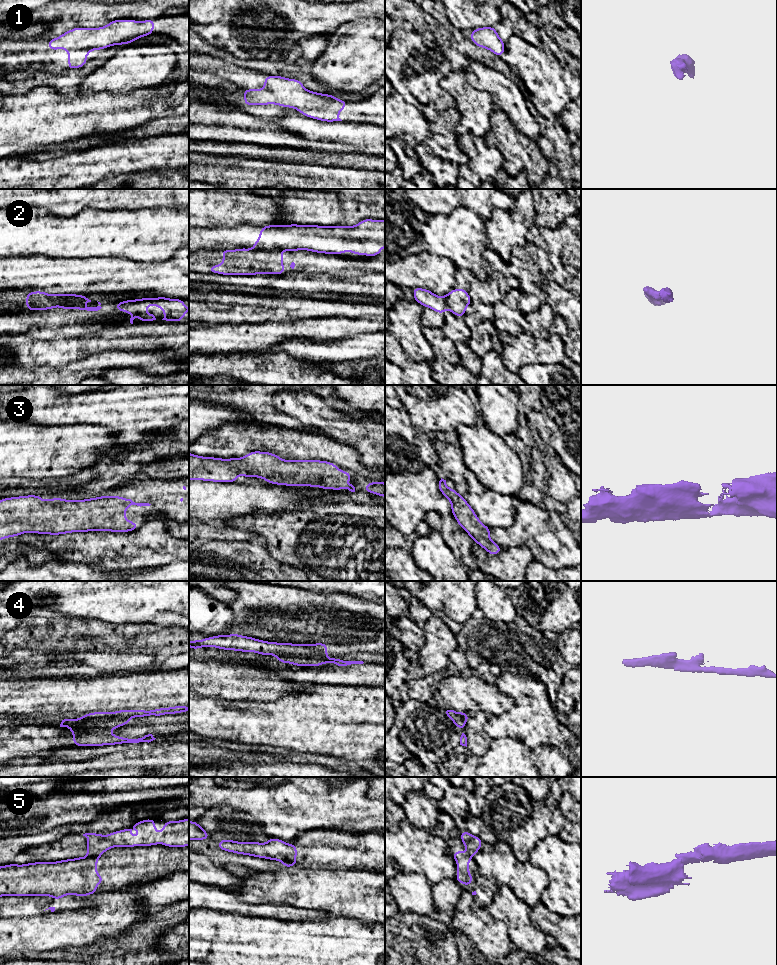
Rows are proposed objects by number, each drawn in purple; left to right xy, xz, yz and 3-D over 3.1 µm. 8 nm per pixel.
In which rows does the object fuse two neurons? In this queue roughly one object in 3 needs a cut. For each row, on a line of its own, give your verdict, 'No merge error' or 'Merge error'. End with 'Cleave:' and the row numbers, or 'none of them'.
1: No merge error
2: Merge error
3: No merge error
4: No merge error
5: Merge error
Cleave: 2, 5

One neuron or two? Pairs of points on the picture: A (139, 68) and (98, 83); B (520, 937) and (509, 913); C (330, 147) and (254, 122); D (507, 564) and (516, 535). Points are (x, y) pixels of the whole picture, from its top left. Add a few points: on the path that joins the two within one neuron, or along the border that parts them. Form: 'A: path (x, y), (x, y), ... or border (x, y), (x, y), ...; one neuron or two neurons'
A: path (129, 70), (108, 78); one neuron
B: path (520, 931), (518, 922), (515, 919); one neuron
C: path (311, 146), (273, 137); one neuron
D: border (502, 550), (513, 546), (523, 546), (534, 557); two neurons

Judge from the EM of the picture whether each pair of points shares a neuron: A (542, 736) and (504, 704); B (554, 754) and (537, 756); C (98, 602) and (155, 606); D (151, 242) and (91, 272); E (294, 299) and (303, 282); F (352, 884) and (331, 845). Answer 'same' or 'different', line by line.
A: different
B: same
C: same
D: different
E: different
F: different

